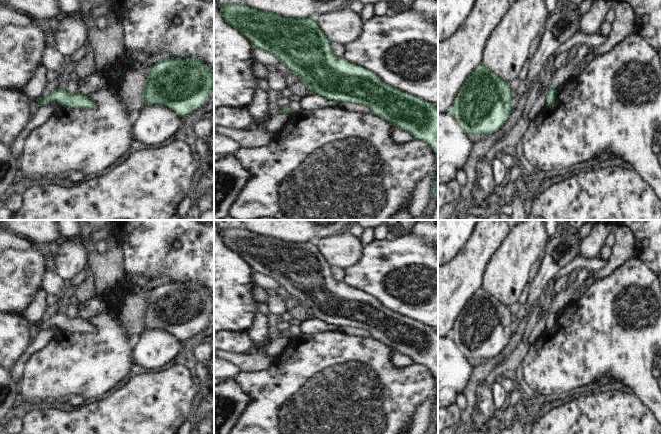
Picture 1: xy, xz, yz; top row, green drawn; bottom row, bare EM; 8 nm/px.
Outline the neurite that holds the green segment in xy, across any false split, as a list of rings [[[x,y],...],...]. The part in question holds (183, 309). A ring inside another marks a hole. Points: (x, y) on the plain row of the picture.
[[[169,282],[150,290],[143,315],[143,329],[164,329],[181,341],[200,331],[212,315],[214,298],[209,290],[197,282]]]

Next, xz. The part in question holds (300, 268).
[[[224,225],[219,227],[219,233],[226,247],[230,248],[247,262],[253,272],[271,277],[283,287],[291,296],[300,302],[301,306],[309,313],[309,317],[317,318],[336,327],[352,326],[368,331],[371,338],[405,354],[415,364],[422,364],[431,370],[436,380],[435,389],[438,391],[438,331],[430,326],[426,326],[422,322],[402,316],[390,309],[385,309],[372,295],[348,286],[343,281],[333,279],[329,271],[330,265],[317,249],[316,242],[283,242],[278,238],[257,234],[243,227],[227,228]]]

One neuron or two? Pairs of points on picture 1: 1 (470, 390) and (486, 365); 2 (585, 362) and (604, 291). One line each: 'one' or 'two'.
1: one
2: one

